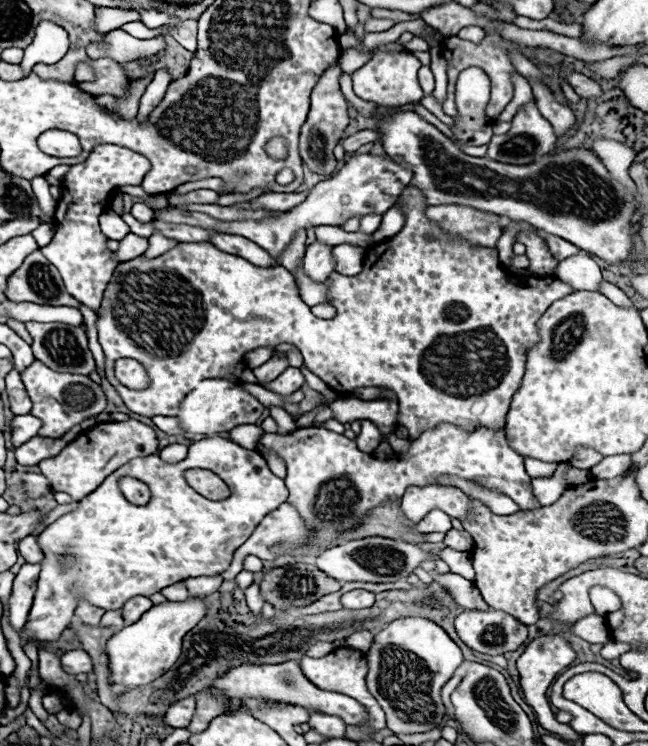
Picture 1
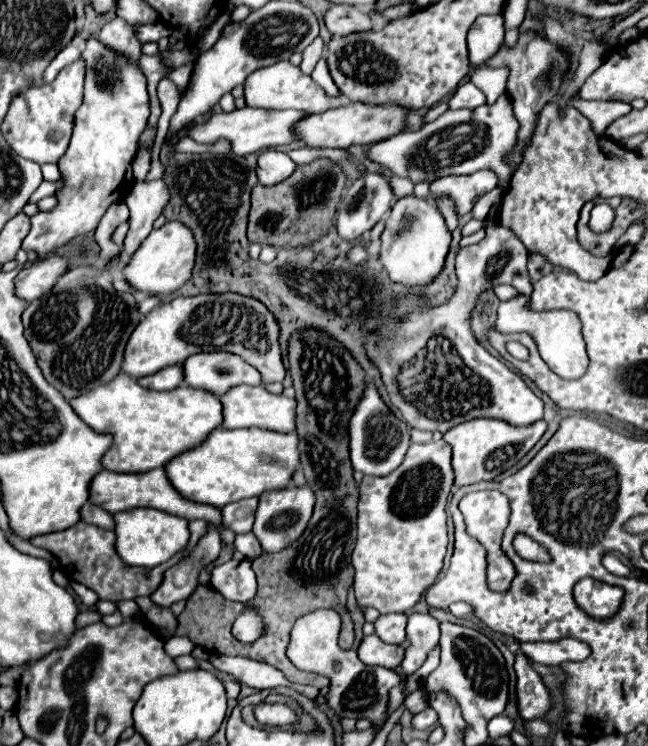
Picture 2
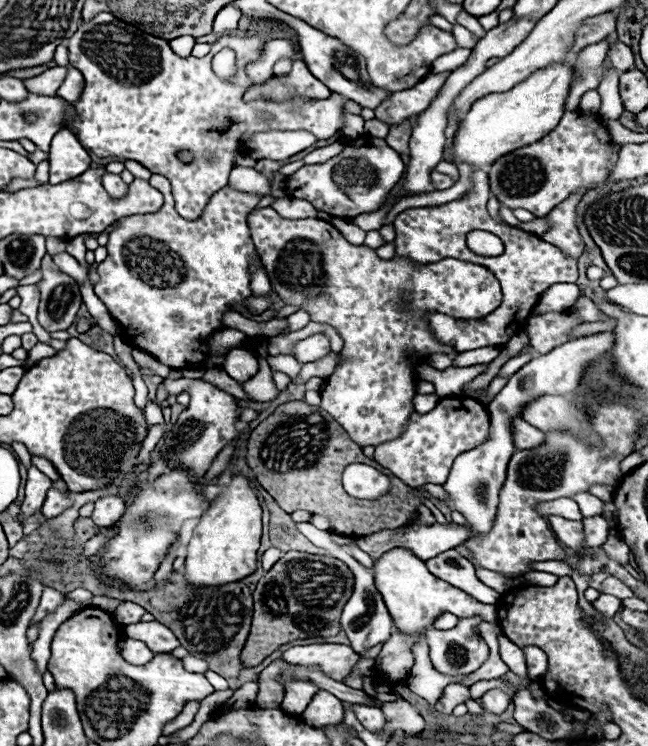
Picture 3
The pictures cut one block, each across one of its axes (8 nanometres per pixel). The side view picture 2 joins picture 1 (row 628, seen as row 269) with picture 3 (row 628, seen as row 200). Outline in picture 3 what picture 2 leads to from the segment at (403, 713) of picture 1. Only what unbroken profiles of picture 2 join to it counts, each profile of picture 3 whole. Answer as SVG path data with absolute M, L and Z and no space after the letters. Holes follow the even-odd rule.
M390 550L388 554L384 554L382 558L374 560L374 580L376 580L376 588L380 590L384 604L394 620L394 626L406 634L412 636L414 642L420 640L420 634L426 632L426 628L430 624L436 622L436 618L444 612L452 612L458 618L472 618L472 616L480 616L486 622L496 622L496 606L484 606L482 602L476 602L476 598L472 598L470 594L456 590L454 586L448 586L444 580L432 578L432 574L428 574L428 568L424 566L422 560L418 560L410 550Z

